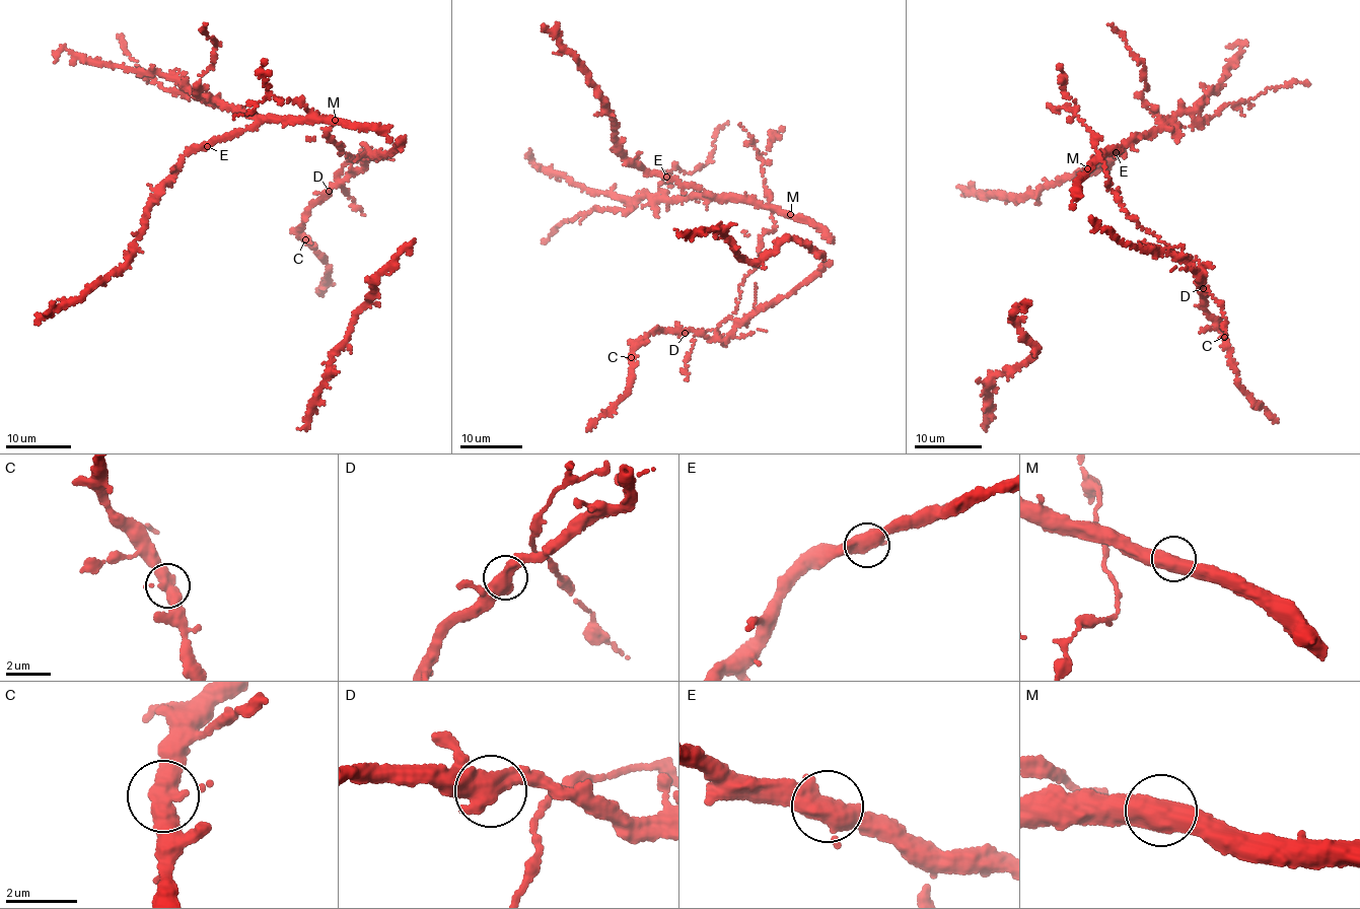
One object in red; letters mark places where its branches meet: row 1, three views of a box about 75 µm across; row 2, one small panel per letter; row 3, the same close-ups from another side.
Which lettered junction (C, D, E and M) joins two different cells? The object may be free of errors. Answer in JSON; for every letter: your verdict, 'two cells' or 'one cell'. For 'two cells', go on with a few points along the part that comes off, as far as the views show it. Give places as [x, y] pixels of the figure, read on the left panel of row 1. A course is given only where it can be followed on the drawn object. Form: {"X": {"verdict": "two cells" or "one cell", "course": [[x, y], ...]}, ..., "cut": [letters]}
{"C": {"verdict": "one cell"}, "D": {"verdict": "one cell"}, "E": {"verdict": "one cell"}, "M": {"verdict": "one cell"}, "cut": []}

